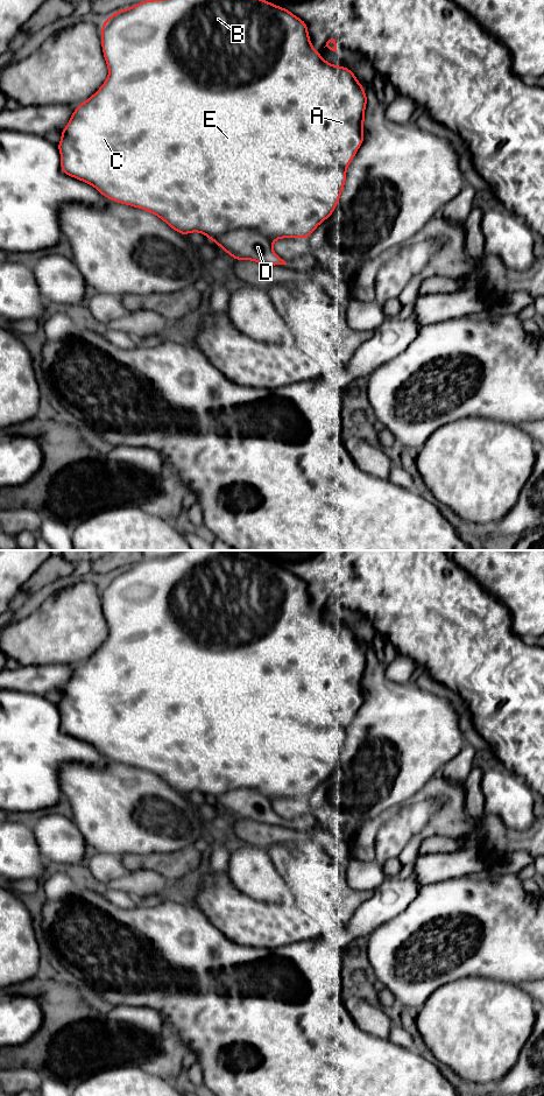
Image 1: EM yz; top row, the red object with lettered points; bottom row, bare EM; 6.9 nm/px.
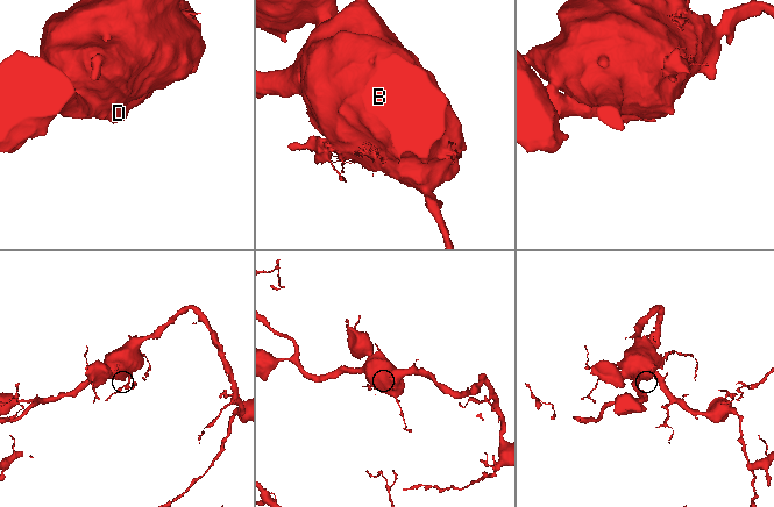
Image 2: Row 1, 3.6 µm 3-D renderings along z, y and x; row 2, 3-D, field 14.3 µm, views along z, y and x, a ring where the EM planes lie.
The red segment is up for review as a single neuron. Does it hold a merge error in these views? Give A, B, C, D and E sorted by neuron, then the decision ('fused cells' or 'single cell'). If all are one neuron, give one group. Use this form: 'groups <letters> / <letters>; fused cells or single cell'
groups A B C D E; single cell

